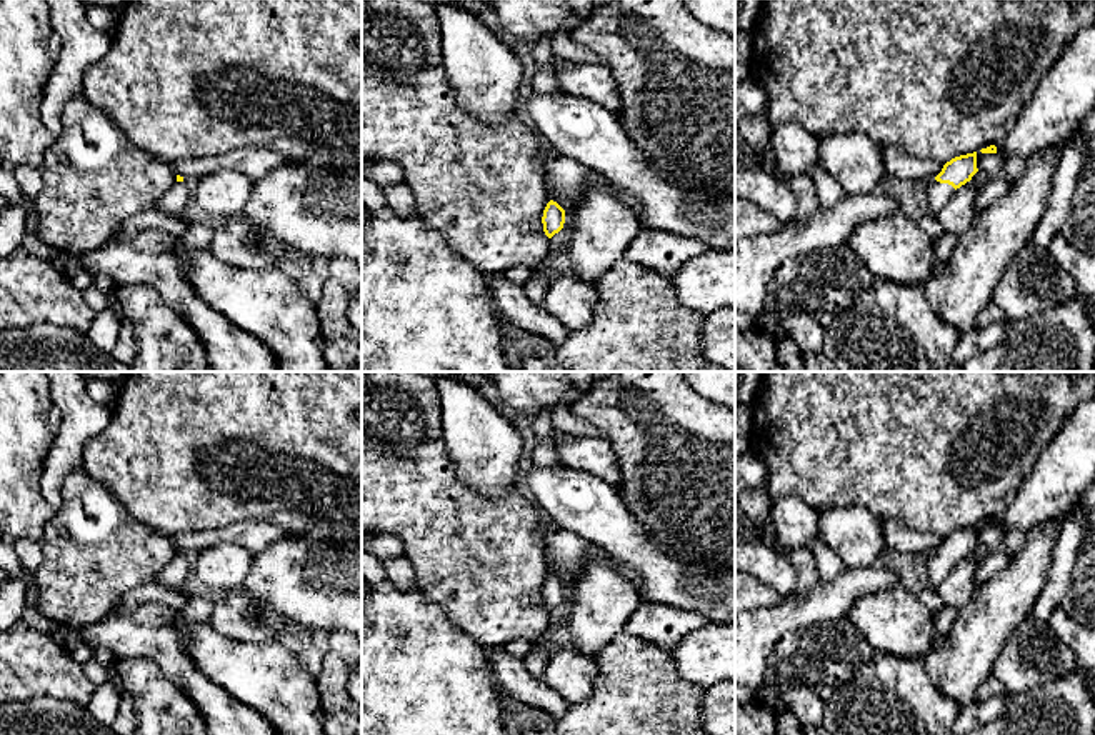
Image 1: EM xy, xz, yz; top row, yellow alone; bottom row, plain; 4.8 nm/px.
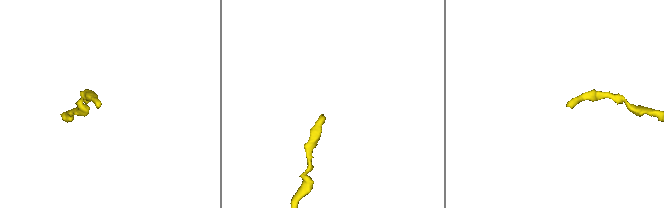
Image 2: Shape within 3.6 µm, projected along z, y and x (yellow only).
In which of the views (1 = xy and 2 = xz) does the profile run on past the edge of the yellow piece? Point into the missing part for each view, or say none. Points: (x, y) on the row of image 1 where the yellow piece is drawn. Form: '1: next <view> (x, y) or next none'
1: next none
2: next none

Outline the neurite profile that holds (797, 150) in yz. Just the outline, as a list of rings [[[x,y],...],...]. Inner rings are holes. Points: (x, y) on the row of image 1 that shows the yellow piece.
[[[798,123],[770,127],[770,145],[778,167],[787,173],[802,175],[812,167],[822,167],[817,137]]]

